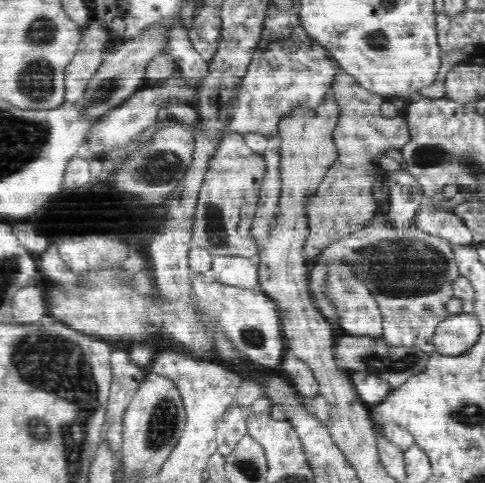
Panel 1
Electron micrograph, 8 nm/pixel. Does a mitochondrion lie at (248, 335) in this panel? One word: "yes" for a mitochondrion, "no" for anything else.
yes

